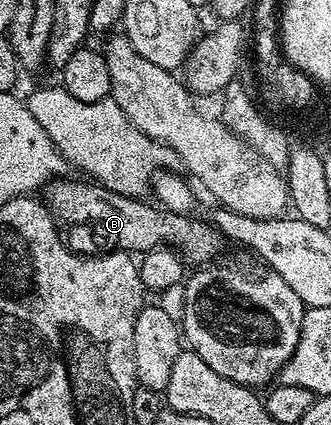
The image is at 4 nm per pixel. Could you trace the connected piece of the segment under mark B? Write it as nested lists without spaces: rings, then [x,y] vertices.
[[[71,178],[52,179],[42,188],[41,202],[47,206],[47,214],[55,220],[63,242],[73,252],[89,256],[108,251],[146,253],[156,251],[159,247],[169,247],[179,252],[184,264],[211,265],[229,247],[226,236],[206,218],[195,219],[190,214],[178,215],[154,202],[143,203],[147,201],[113,193],[95,181]]]

